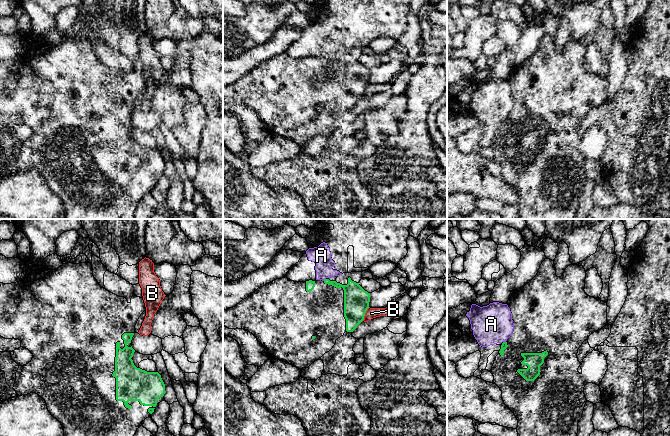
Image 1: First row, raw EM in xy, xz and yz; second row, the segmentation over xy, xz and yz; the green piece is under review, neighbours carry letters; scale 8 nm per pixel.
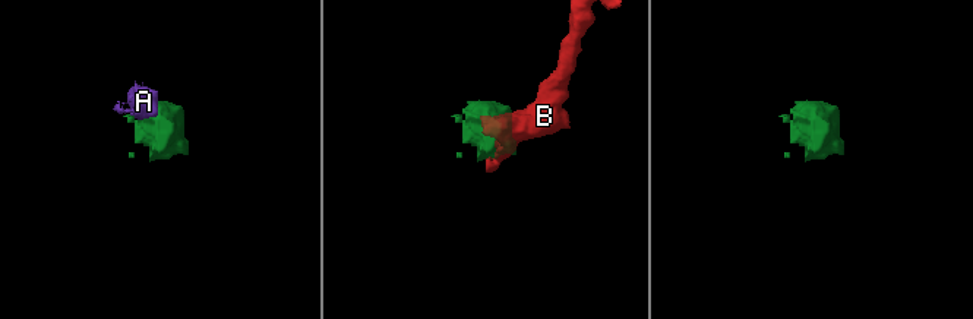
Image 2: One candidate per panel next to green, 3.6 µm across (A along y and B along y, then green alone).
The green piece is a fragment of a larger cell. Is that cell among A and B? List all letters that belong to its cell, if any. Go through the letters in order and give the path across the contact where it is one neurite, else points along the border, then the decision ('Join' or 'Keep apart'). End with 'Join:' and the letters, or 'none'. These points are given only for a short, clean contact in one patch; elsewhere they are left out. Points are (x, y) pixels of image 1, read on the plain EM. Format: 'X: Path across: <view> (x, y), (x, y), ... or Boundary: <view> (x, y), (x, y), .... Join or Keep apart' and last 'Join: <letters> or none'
A: Keep apart
B: Keep apart
Join: none

